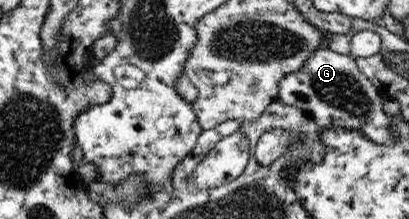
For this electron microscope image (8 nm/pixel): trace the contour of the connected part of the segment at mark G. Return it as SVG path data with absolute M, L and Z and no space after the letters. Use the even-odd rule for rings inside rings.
M326 46L308 58L296 73L284 76L279 83L278 100L298 106L319 127L349 128L365 134L374 144L391 144L393 118L383 109L383 98L362 74L352 56L338 54Z

